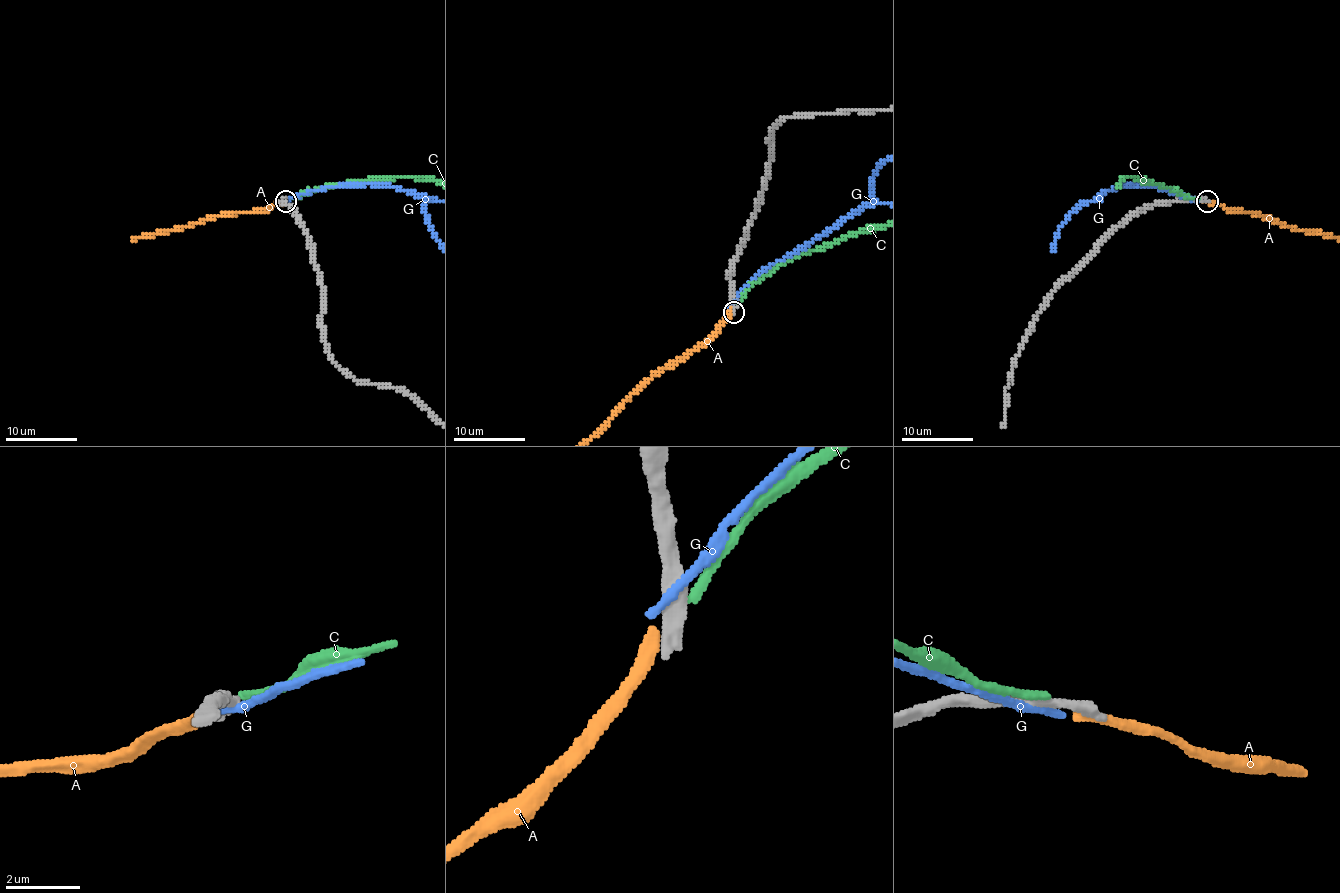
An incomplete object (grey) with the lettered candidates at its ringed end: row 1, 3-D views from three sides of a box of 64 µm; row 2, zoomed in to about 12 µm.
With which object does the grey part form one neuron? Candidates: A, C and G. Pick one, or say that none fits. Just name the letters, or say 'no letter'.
no letter

